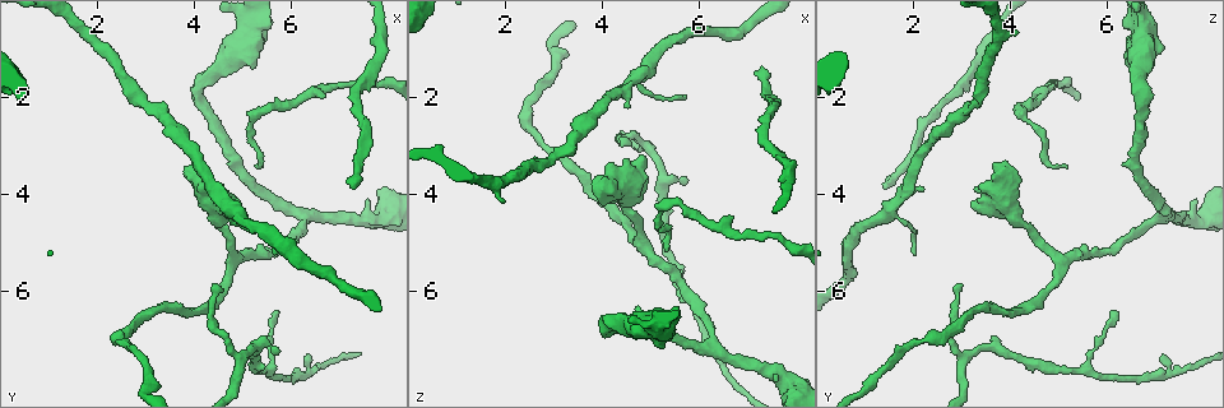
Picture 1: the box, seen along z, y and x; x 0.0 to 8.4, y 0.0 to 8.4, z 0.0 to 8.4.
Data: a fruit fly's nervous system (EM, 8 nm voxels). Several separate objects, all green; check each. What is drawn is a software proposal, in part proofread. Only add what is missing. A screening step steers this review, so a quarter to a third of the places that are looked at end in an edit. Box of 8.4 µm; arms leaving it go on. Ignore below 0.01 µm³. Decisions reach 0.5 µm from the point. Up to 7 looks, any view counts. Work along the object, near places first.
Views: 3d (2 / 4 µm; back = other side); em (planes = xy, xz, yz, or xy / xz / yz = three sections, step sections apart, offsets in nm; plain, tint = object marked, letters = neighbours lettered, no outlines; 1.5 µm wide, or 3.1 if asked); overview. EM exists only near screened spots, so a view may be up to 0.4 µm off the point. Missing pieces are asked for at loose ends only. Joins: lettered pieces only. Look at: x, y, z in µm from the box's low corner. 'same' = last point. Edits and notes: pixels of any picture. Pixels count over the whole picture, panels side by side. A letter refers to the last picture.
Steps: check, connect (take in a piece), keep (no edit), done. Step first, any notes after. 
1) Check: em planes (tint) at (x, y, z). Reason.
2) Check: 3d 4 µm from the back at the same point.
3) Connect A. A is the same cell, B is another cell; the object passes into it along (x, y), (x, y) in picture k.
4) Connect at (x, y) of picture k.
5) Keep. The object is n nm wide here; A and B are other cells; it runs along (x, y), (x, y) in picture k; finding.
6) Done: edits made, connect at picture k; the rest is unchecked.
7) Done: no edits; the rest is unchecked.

Check: em planes (plain) at (5.70, 7.15, 3.65). Tapers out.

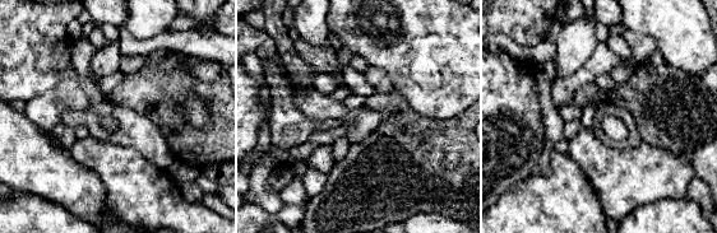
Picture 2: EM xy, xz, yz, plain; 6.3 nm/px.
Check: em planes (letters) at the same point. See the neighbours.

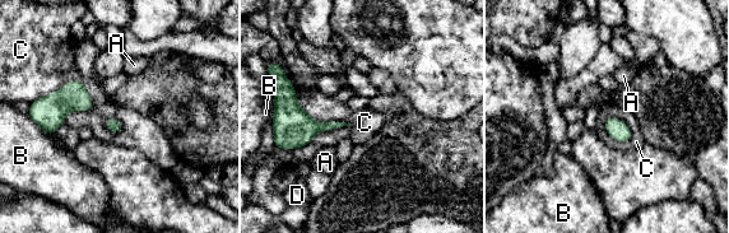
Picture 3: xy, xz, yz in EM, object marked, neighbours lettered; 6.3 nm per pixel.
Keep. A, B, C and D are other cells; a border runs along (284, 74), (314, 120), (351, 125) in picture 3; none of them fits.

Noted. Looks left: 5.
Check: 3d 2 µm at (5.60, 5.25, 2.00). Thin end.

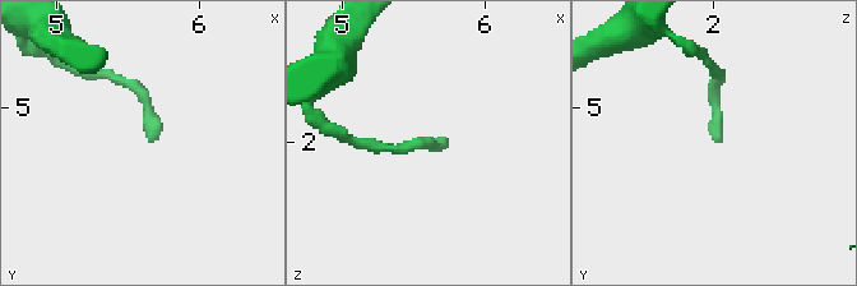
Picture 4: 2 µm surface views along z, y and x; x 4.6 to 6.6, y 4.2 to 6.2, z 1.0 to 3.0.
Check: em xz step 4 (letters) at (5.64, 5.26, 2.02).

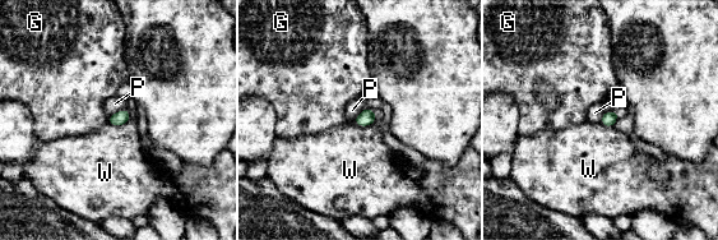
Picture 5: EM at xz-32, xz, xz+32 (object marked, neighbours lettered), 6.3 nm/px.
Check: em planes (letters) at the same point.

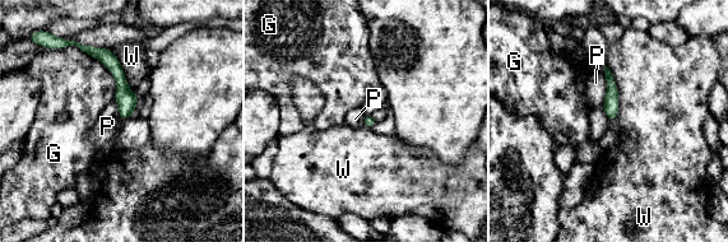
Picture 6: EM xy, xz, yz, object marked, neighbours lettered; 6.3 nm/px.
Keep. The object is 70 nm wide here; G, P and W are other cells; a border runs along (604, 65), (606, 96), (602, 107) in picture 6; none of them fits.

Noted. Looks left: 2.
Done: no edits; the rest is unchecked.

